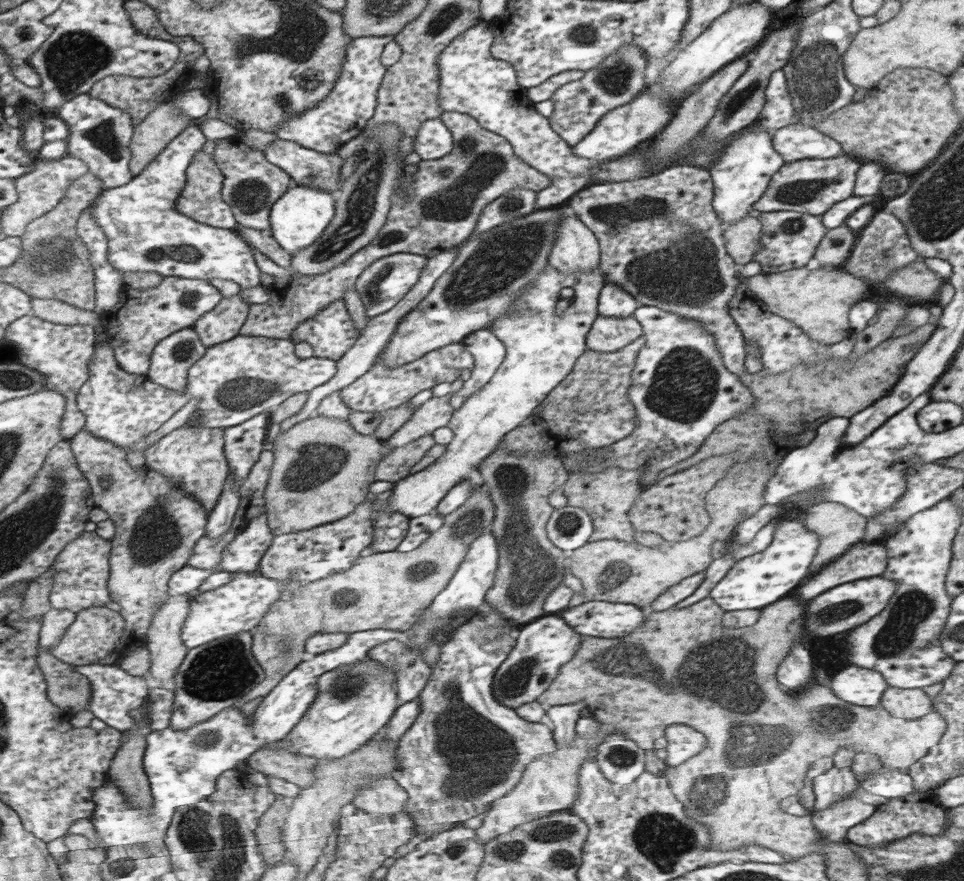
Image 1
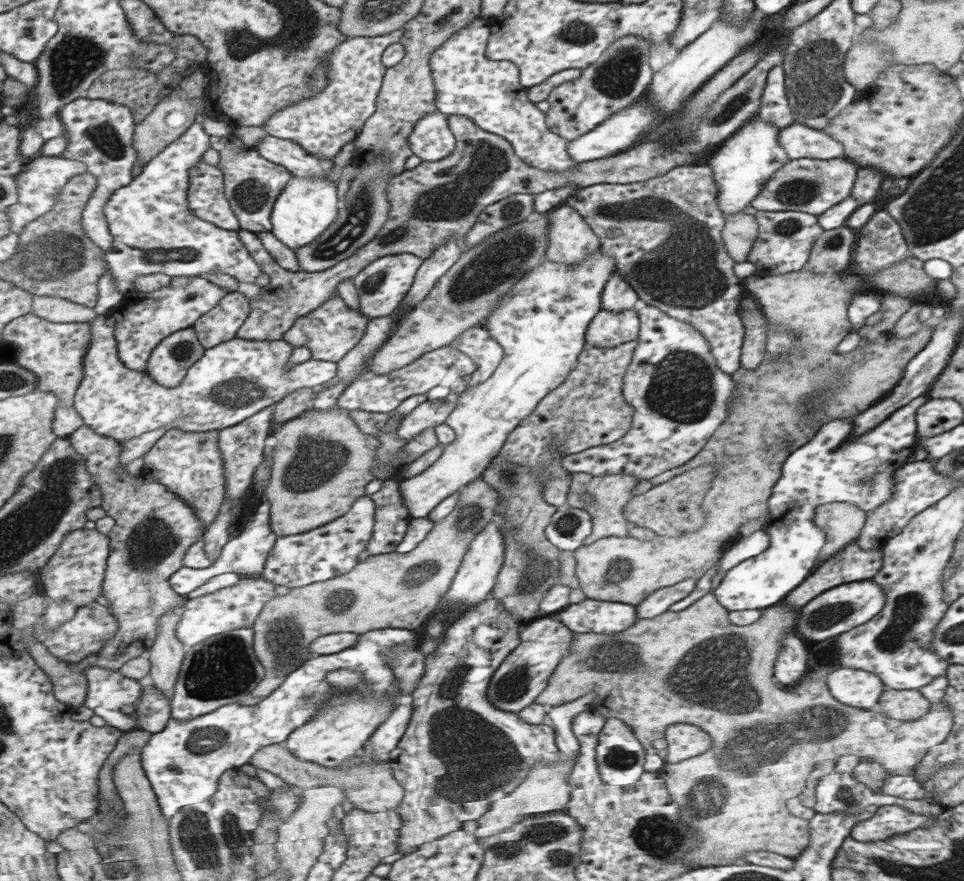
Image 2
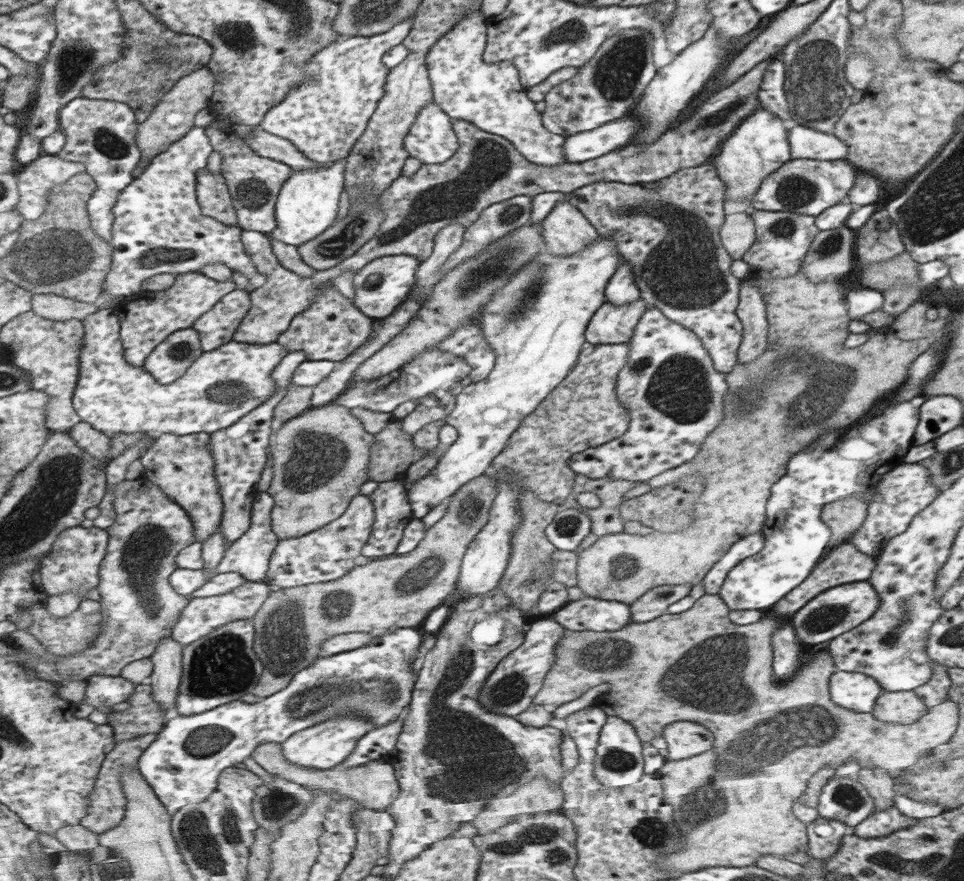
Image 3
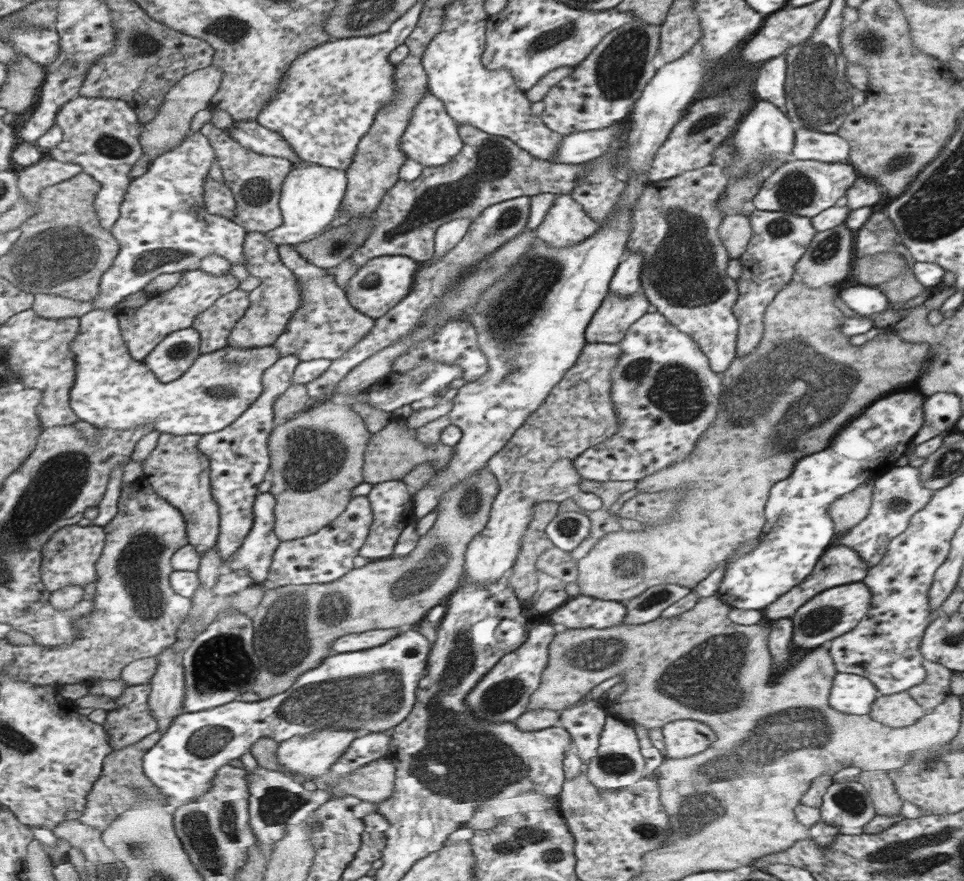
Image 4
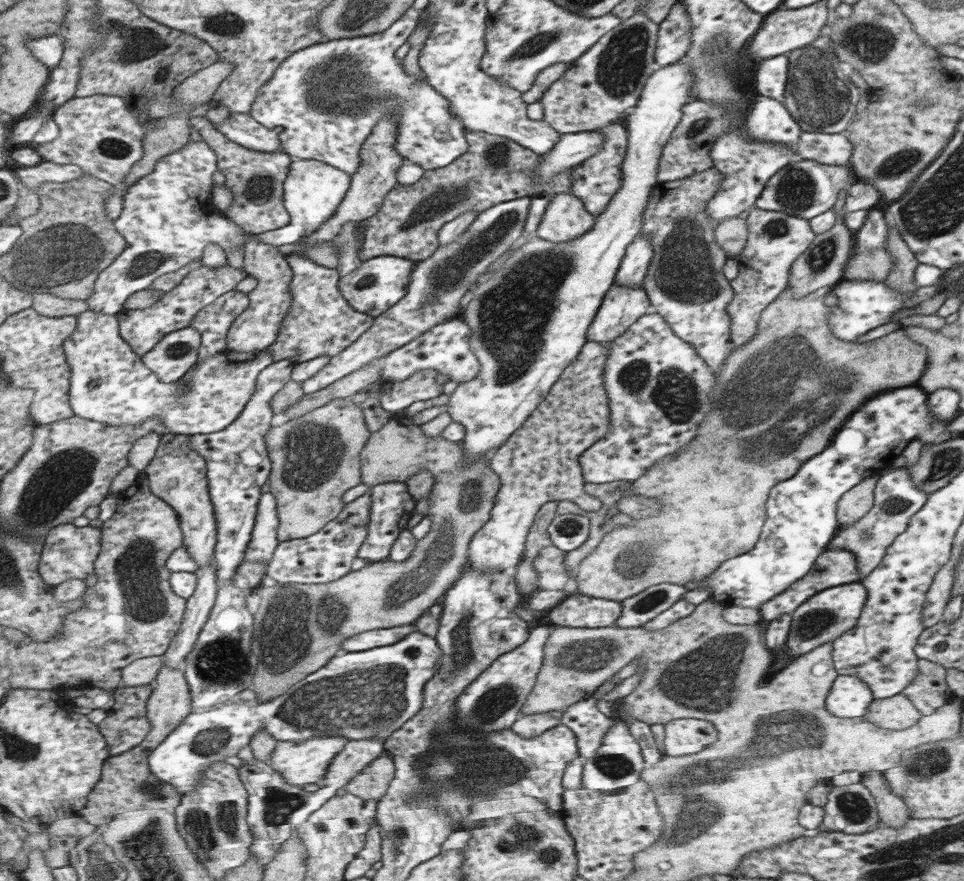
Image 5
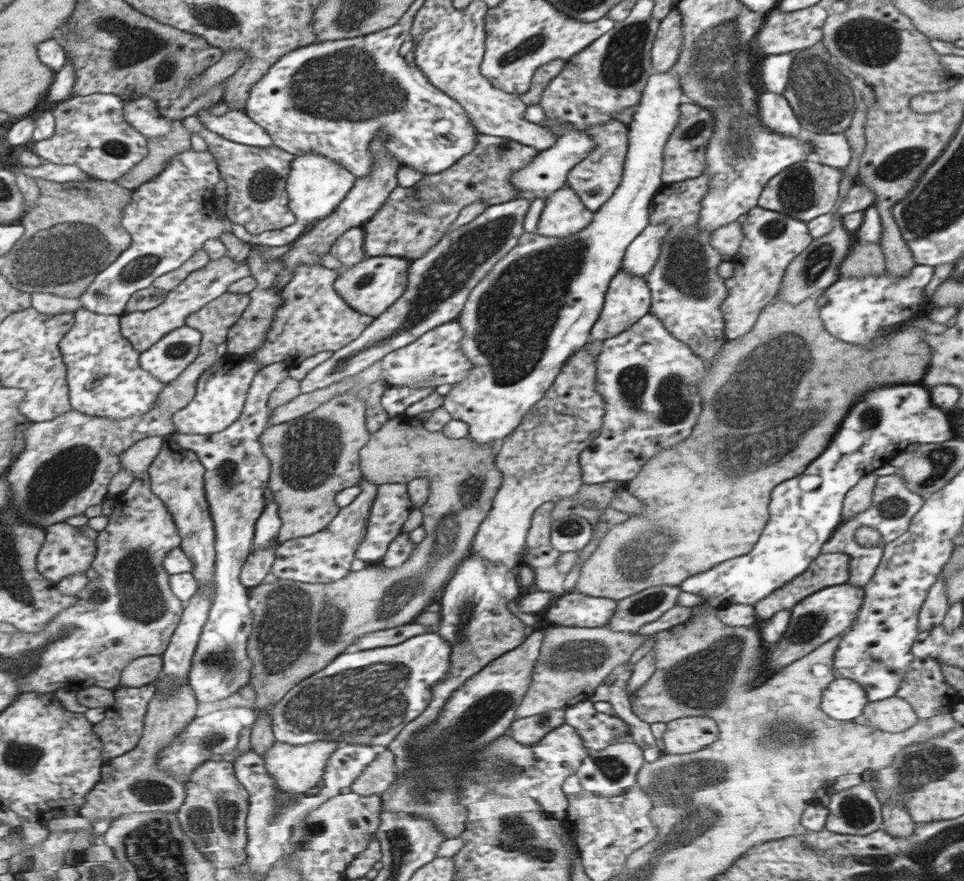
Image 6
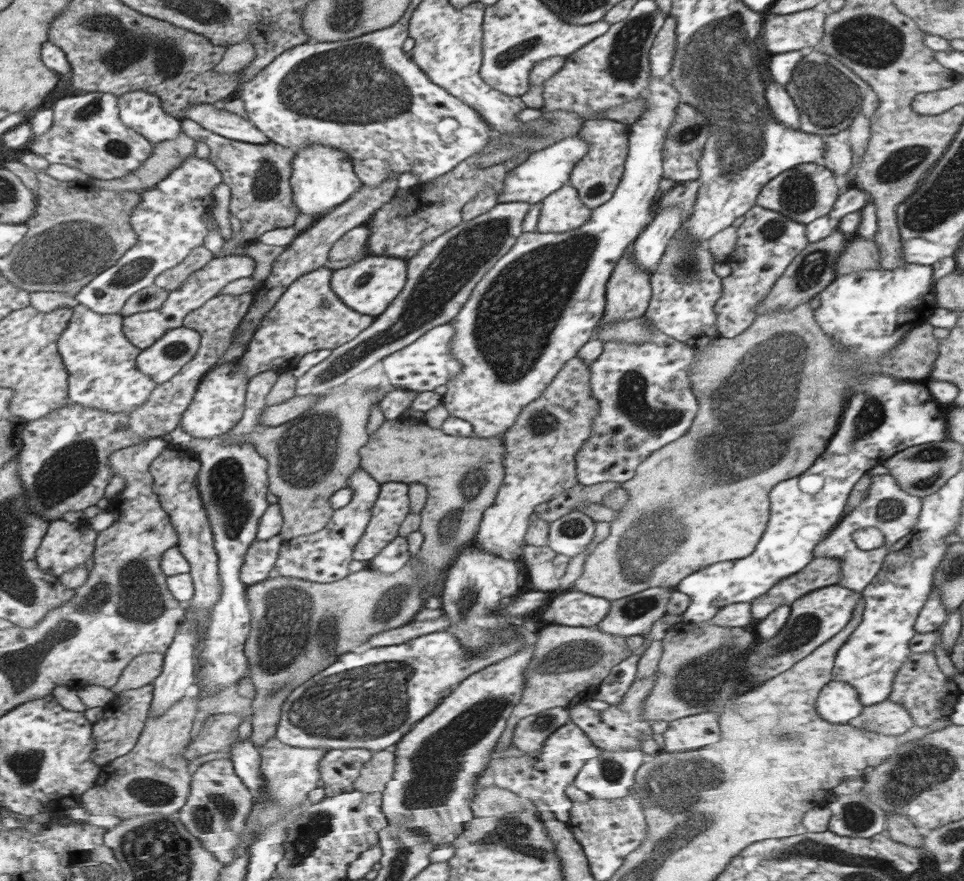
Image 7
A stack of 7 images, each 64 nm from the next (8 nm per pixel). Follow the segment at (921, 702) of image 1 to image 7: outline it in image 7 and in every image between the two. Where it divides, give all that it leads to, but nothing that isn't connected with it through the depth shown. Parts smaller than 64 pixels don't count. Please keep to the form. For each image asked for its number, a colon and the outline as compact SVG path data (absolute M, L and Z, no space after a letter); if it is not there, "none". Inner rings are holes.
2: M887 688L887 692L883 692L881 700L877 702L877 710L887 714L889 718L913 722L921 716L927 716L927 712L931 710L931 702L919 690L895 692Z
3: M883 692L877 698L873 716L895 724L913 724L927 714L927 704L915 692Z
4: M909 692L879 696L873 702L871 712L869 712L869 716L875 722L885 724L885 726L893 726L893 728L917 724L925 714L927 714L925 708L919 706L919 702Z
5: M895 694L891 698L875 698L863 718L877 724L879 728L905 730L917 724L923 716L907 696Z
6: M893 696L879 702L867 702L863 714L855 722L883 732L903 732L913 728L917 720L919 718L911 704L899 696Z
7: M887 698L879 704L863 708L861 716L851 720L849 724L879 734L905 734L909 728L915 726L915 720L903 704Z

